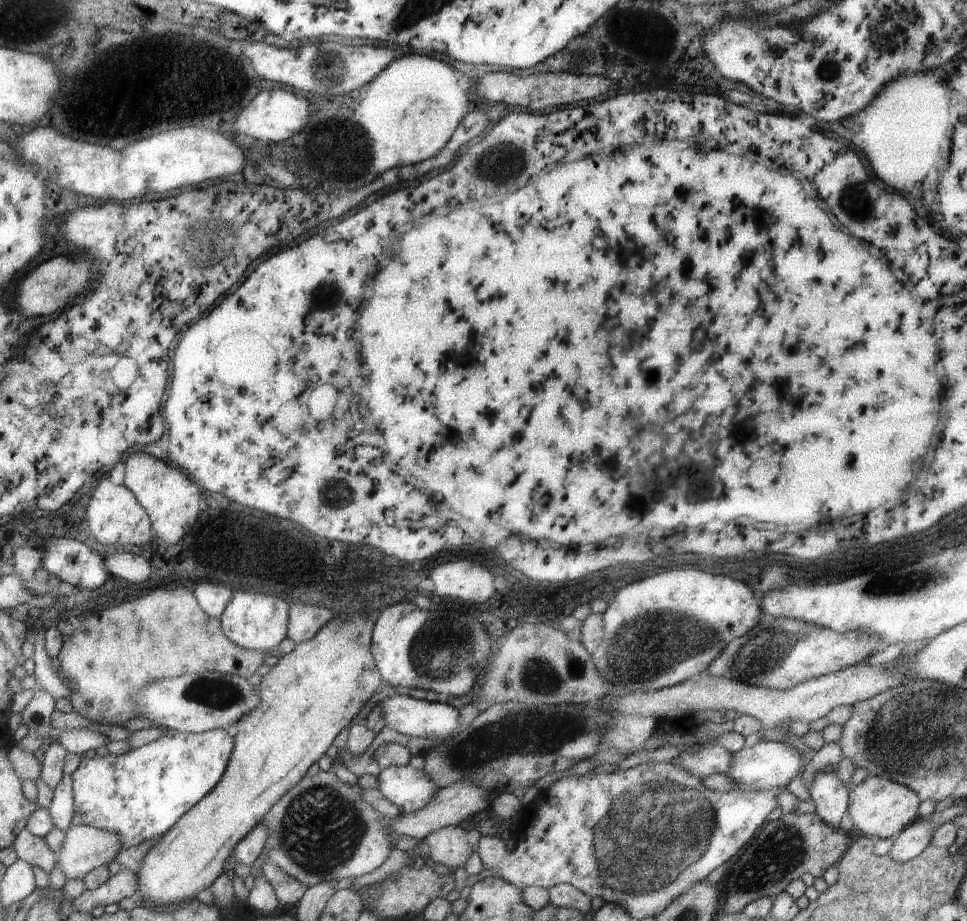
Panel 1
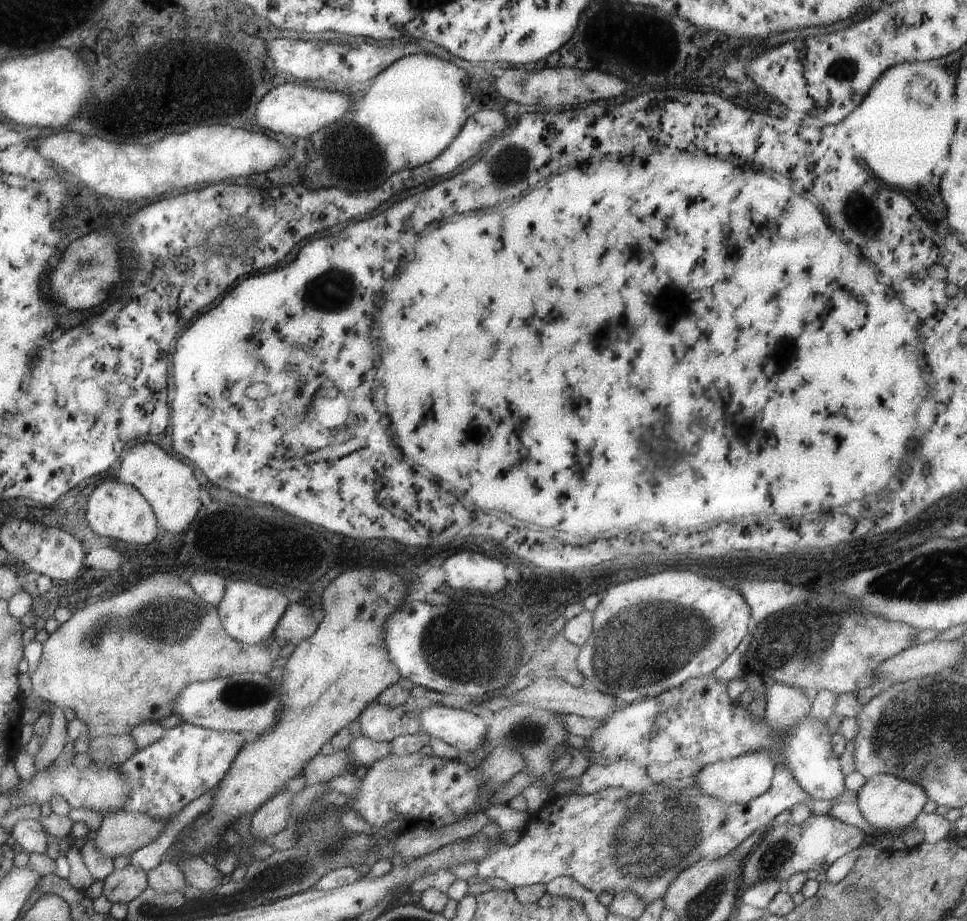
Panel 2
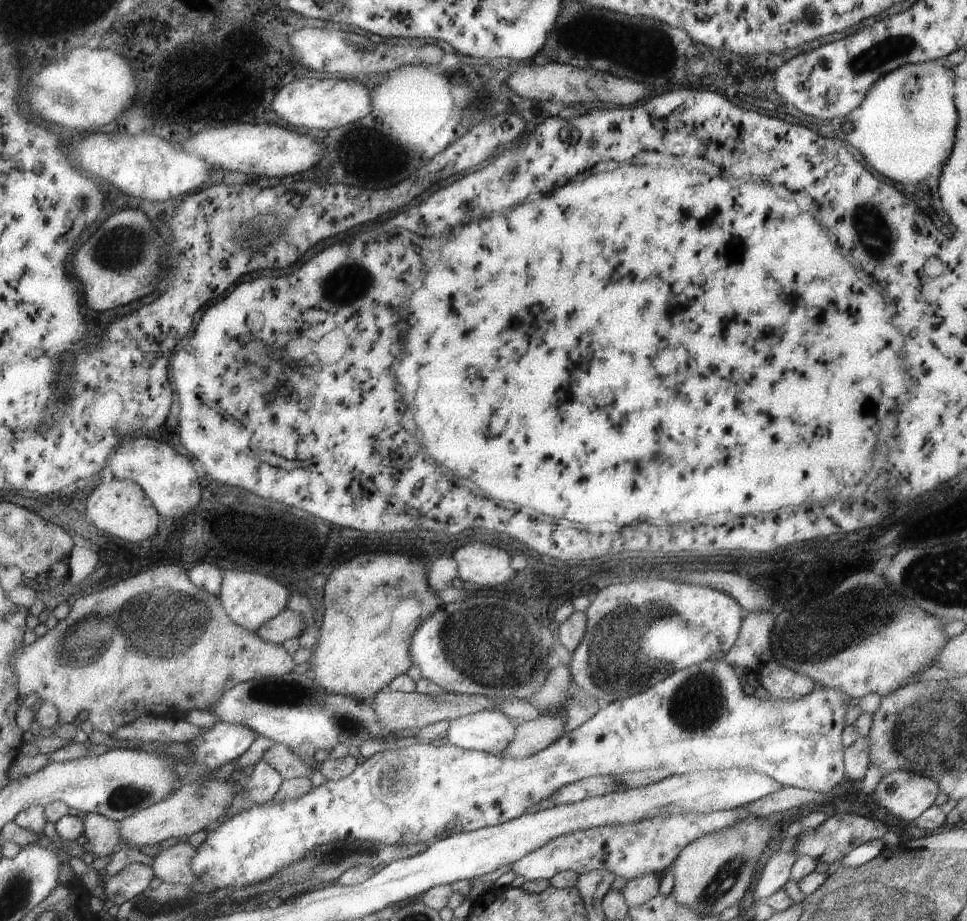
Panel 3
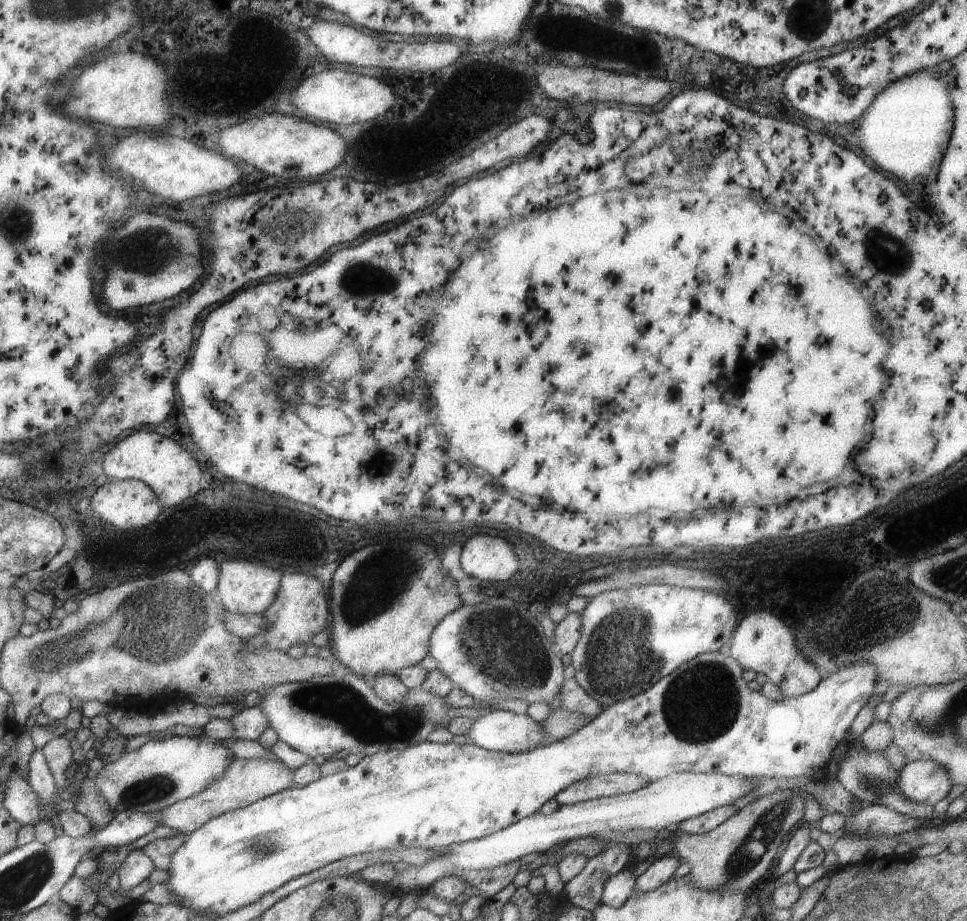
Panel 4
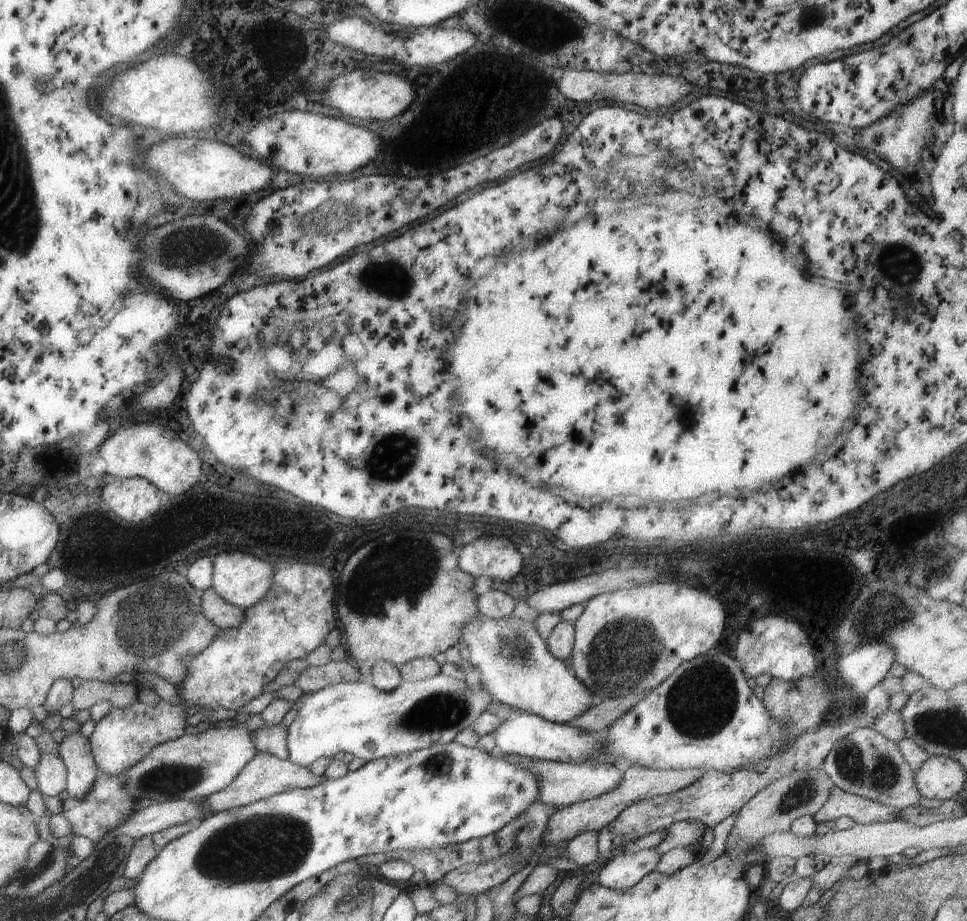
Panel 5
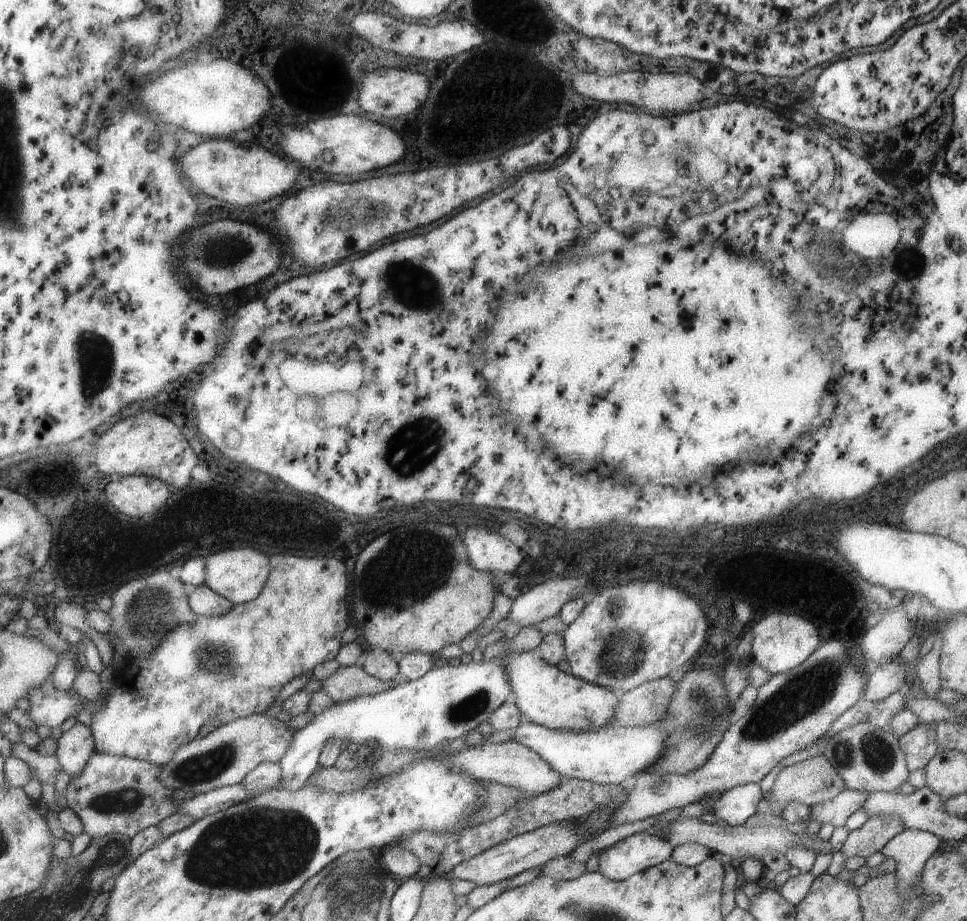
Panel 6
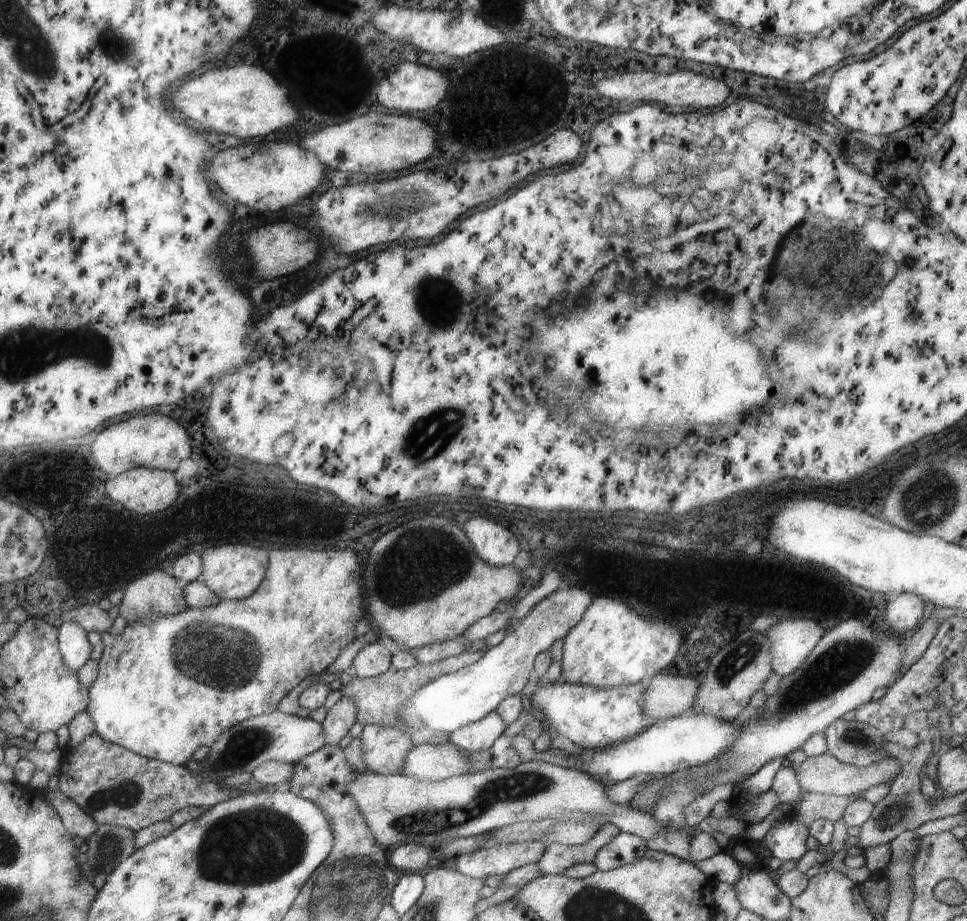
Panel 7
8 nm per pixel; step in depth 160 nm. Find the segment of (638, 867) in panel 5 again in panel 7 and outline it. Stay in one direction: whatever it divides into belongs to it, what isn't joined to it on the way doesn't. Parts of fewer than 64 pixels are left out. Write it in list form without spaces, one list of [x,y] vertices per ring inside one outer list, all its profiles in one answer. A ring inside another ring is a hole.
[[[620,832],[599,848],[592,863],[597,871],[608,871],[636,861],[646,850],[642,838],[631,833]]]

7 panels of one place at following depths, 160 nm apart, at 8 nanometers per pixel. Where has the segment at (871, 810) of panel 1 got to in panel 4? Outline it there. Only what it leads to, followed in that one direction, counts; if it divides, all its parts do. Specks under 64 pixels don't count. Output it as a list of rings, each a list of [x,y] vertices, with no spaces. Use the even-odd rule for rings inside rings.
[[[933,760],[908,761],[897,772],[897,792],[901,792],[907,800],[911,800],[915,804],[931,805],[933,807],[947,796],[951,787],[951,780],[949,780],[947,772]]]

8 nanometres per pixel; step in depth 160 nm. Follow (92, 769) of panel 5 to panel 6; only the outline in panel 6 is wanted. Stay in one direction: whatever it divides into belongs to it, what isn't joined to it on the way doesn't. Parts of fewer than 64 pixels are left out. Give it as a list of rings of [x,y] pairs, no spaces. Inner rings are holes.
[[[77,721],[56,740],[55,758],[69,776],[78,775],[87,762],[90,752],[95,750],[90,727]]]

